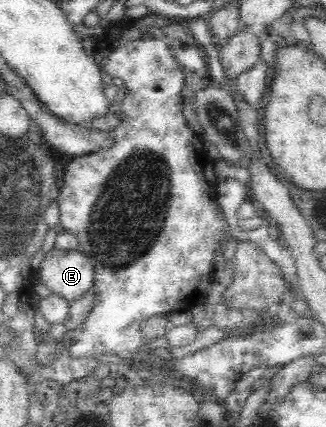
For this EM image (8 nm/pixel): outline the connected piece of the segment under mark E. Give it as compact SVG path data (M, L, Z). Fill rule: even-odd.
M62 229L57 233L55 248L45 255L37 274L42 284L52 294L67 301L76 301L94 288L95 268L86 255L79 251L79 240L72 233Z

